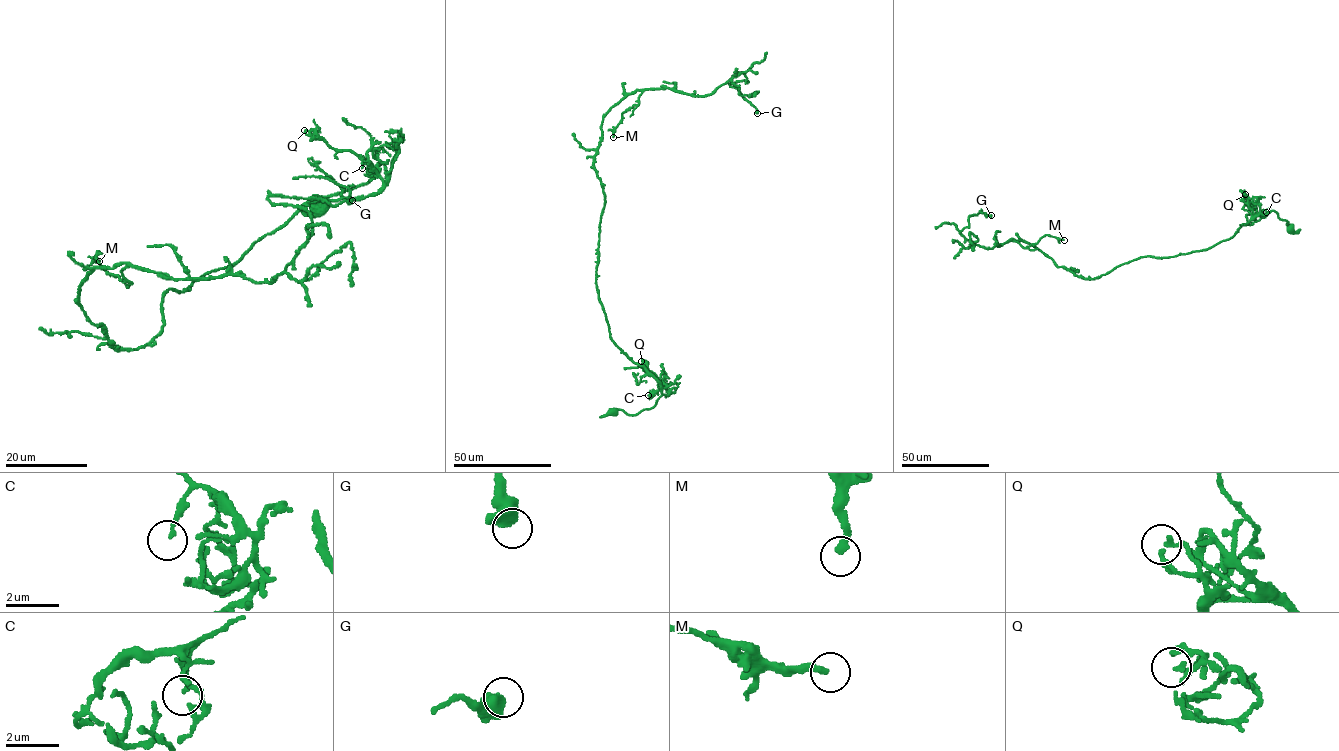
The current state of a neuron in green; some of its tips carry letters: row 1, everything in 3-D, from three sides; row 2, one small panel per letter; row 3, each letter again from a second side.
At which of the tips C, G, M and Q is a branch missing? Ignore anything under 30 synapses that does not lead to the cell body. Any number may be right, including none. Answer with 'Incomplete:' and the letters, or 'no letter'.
Incomplete: no letter

